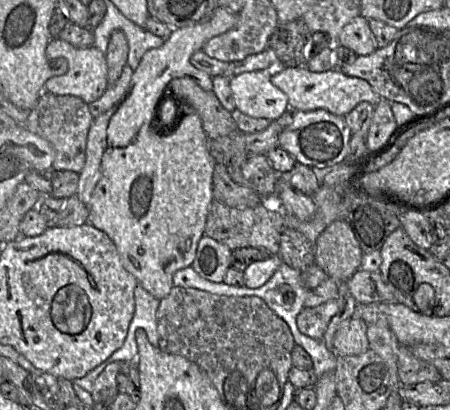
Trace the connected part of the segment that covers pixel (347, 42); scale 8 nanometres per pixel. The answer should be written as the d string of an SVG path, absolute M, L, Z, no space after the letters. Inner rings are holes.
M361 15L342 29L336 44L353 50L358 56L369 55L378 49L369 21Z

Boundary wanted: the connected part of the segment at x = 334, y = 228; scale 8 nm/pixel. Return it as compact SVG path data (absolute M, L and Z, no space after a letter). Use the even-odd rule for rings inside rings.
M345 220L332 222L314 244L314 264L337 282L348 281L360 269L362 250Z

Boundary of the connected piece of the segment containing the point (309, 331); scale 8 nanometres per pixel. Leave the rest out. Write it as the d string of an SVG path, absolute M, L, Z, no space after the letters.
M331 299L316 307L304 308L297 316L297 326L304 335L321 340L337 311L336 299Z

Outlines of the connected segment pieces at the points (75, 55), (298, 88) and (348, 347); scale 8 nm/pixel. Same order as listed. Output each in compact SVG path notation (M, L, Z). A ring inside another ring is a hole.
M52 37L45 49L48 59L65 58L68 62L67 72L63 75L50 77L44 85L45 92L56 95L72 95L81 98L90 104L97 100L108 87L108 69L106 57L95 46L77 48L62 40L60 37Z
M306 65L279 67L272 71L270 80L287 95L288 105L292 110L324 109L335 115L346 116L360 102L366 101L376 106L381 100L381 97L374 92L367 81L357 77L349 77L342 73L340 69L313 72Z
M352 317L342 322L337 329L333 346L336 355L360 355L368 351L367 323Z

